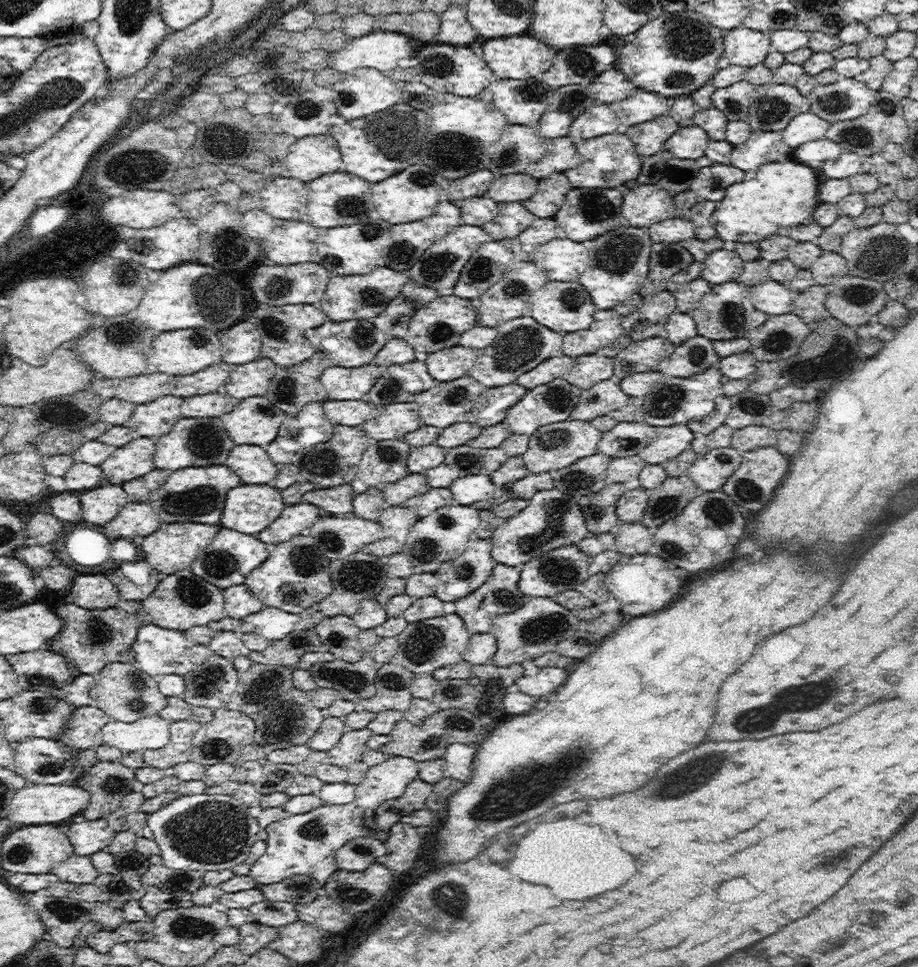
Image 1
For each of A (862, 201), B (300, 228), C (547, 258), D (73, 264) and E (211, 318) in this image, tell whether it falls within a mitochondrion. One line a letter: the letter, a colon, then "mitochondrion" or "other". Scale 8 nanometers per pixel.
A: other
B: other
C: other
D: other
E: mitochondrion

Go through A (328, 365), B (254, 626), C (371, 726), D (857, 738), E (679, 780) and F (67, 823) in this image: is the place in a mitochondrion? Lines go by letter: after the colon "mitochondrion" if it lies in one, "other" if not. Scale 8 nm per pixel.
A: other
B: other
C: other
D: other
E: mitochondrion
F: other

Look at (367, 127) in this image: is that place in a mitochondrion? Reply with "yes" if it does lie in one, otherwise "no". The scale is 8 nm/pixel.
yes

